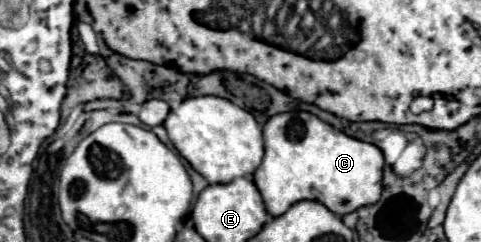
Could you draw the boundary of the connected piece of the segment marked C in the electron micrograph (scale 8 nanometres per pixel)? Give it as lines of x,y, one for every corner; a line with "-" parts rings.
311,112
275,114
263,126
265,155
253,174
265,208
271,216
281,216
301,200
317,200
333,214
345,216
381,198
383,154
377,146
355,140
333,128

